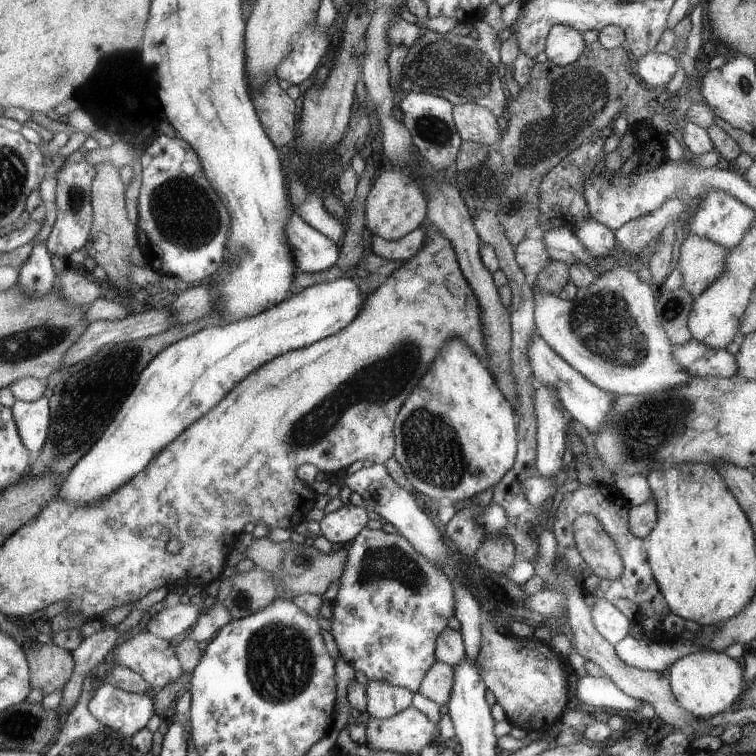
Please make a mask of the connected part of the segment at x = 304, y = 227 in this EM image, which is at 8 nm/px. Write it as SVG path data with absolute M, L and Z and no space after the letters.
M296 212L289 226L290 245L293 246L299 271L318 273L333 267L340 249L316 229L306 224Z

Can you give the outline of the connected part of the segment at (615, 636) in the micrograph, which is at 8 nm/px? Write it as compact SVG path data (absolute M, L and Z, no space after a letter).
M597 598L592 610L592 624L600 636L615 646L628 635L632 621L616 608L614 602Z

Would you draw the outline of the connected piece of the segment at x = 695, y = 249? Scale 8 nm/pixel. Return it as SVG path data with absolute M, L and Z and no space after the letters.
M691 232L677 244L674 263L682 270L683 286L695 298L726 274L732 250Z

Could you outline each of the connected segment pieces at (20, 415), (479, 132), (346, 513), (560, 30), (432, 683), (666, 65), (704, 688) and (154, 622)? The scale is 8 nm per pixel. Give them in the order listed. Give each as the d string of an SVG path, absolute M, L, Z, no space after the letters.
M42 396L33 402L17 401L12 410L25 448L37 455L46 444L50 420L49 400Z
M472 103L456 105L453 108L453 120L464 142L472 141L497 147L503 131L497 118L486 108Z
M343 506L322 518L321 535L334 545L346 544L367 527L371 517L363 506Z
M556 24L549 32L544 57L559 66L572 64L582 56L586 44L582 33L570 26Z
M438 661L425 676L420 692L440 706L448 704L452 699L455 679L456 669L454 666Z
M648 52L638 58L638 77L651 88L668 85L679 62L669 53Z
M698 650L676 660L668 670L667 677L676 702L696 718L709 719L723 713L742 692L742 666L724 652Z
M192 604L170 606L154 614L146 628L156 638L171 641L181 633L191 630L203 610L204 608Z

